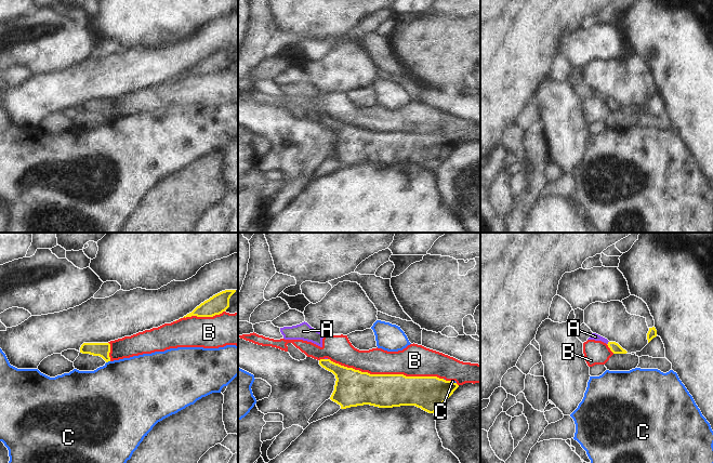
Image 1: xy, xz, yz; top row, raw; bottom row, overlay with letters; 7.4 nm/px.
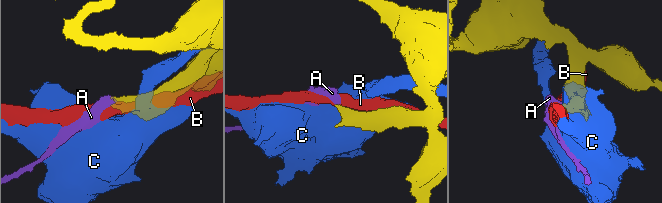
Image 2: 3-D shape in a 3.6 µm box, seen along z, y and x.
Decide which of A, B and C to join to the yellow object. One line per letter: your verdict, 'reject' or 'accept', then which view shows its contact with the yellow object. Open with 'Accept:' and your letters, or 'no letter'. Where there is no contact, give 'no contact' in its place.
Accept: A
A: accept | yz
B: reject | xz
C: reject | xy

